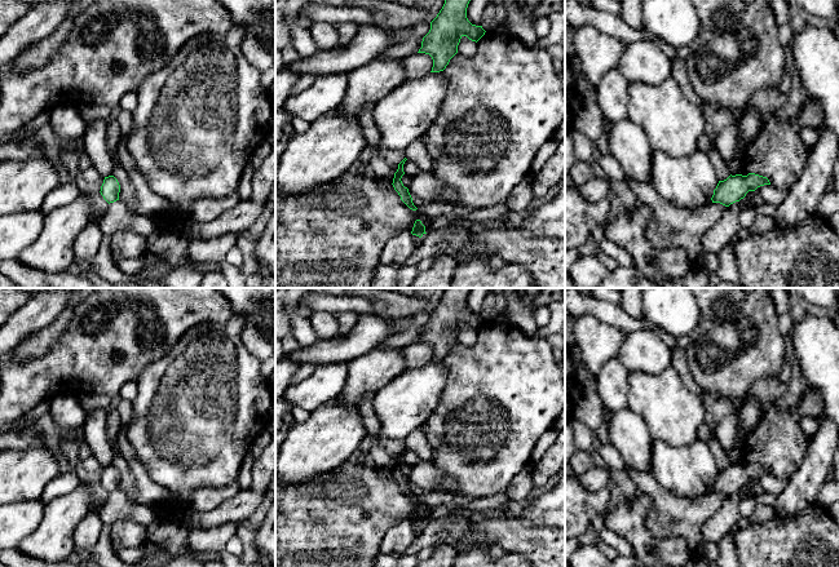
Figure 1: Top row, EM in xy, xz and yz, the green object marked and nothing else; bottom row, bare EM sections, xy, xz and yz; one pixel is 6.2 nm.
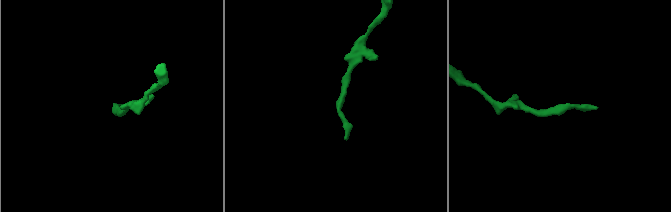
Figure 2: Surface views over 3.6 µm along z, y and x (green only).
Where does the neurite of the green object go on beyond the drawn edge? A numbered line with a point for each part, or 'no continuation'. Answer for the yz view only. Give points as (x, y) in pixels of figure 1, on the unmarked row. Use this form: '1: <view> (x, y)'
no continuation

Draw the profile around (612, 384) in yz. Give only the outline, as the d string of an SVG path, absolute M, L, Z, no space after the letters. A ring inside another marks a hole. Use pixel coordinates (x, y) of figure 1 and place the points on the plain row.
M618 358L606 362L596 377L596 389L605 408L611 412L628 408L628 371Z

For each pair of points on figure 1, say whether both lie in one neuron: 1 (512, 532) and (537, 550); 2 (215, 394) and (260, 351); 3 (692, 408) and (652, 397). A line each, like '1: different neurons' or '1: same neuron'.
1: same neuron
2: different neurons
3: same neuron

